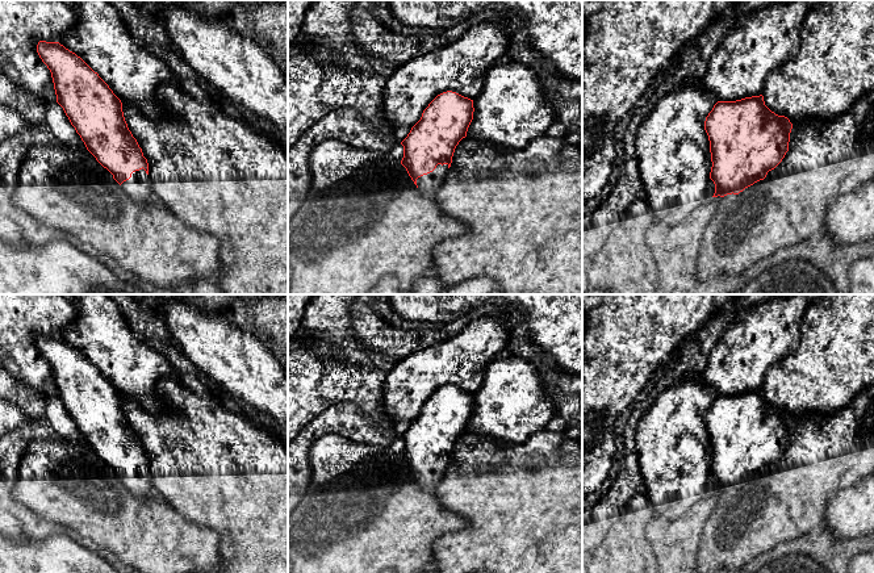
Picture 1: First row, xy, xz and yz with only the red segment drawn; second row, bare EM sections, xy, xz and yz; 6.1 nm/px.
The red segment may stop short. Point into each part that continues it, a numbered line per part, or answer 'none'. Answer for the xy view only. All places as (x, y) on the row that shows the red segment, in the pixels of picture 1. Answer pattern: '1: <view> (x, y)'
1: xy (138, 187)

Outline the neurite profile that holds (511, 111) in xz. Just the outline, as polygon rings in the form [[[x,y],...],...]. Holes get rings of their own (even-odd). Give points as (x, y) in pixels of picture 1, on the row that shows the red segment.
[[[522,63],[494,64],[473,108],[467,137],[497,150],[523,150],[557,120],[538,75]]]

